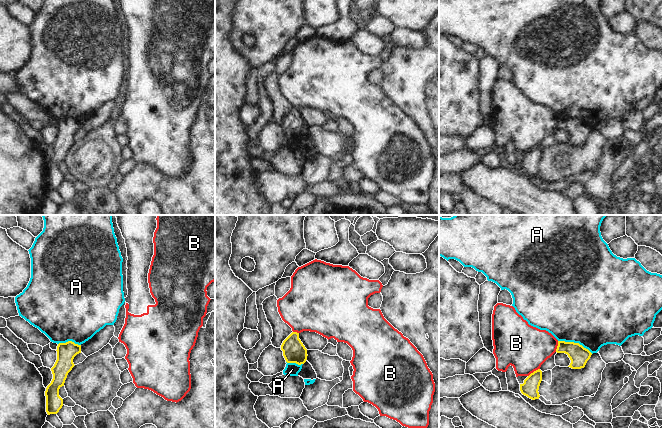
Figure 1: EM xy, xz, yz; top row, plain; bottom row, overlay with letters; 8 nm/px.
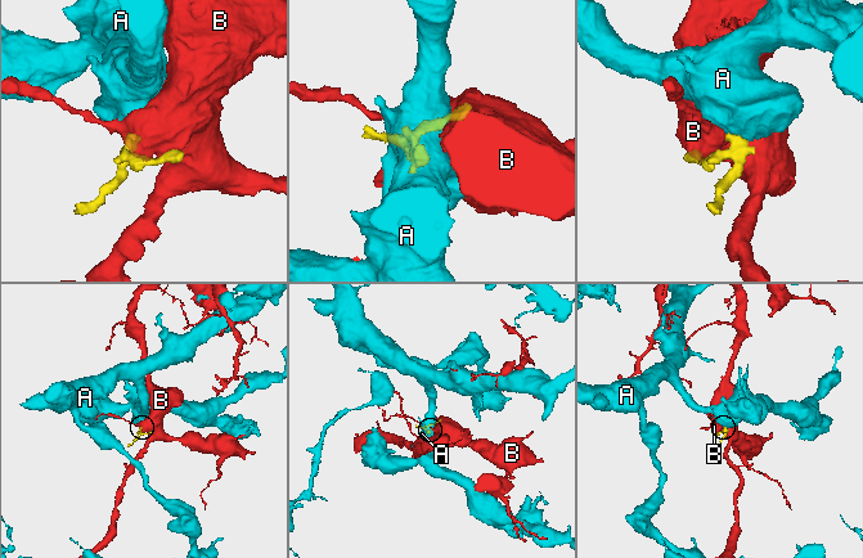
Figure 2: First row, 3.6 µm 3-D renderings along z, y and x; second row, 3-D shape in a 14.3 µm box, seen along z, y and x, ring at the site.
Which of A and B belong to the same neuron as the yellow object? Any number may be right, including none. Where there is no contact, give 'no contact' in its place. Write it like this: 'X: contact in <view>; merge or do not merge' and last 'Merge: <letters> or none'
A: contact in yz; do not merge
B: contact in yz; do not merge
Merge: none

